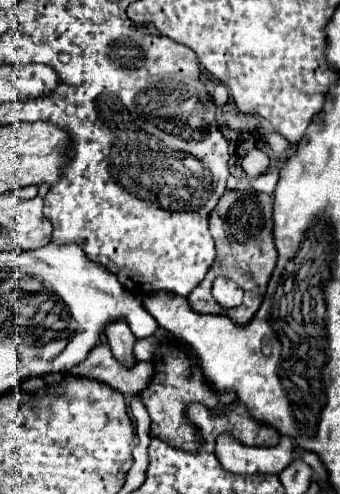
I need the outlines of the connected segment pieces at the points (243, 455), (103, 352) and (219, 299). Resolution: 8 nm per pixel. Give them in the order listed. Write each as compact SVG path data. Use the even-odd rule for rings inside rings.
M233 435L217 437L215 457L233 473L281 473L293 459L291 439L281 437L275 447L245 447Z
M97 345L89 351L87 359L69 371L71 375L95 379L107 383L111 389L123 393L125 397L133 397L147 387L153 377L151 363L137 363L133 367L123 367L111 353L109 345Z
M215 279L211 291L215 301L223 309L237 307L243 302L243 290L231 279Z

